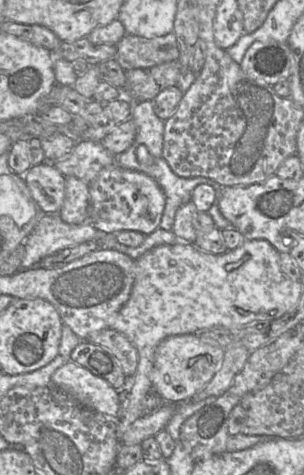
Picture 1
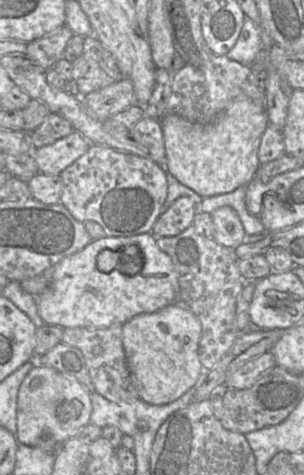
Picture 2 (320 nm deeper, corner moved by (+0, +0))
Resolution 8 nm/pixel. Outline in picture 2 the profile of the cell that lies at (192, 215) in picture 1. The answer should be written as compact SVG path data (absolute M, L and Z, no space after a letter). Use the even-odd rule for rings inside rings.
M193 224L178 235L156 237L156 243L170 256L177 272L180 299L175 303L184 305L201 322L202 337L198 355L203 368L211 370L239 337L236 305L246 283L239 271L240 259L234 249L198 234Z

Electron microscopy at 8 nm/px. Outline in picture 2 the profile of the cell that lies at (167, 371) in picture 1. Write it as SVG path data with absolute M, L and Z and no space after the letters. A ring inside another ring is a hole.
M172 303L155 312L140 313L123 324L122 343L131 380L146 403L162 405L173 402L197 381L202 364L198 355L202 326L184 305Z

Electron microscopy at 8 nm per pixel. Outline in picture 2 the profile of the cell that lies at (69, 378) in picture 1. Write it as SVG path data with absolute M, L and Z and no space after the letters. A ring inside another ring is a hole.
M36 364L19 387L16 439L20 444L37 446L43 438L51 437L61 445L89 423L91 412L90 394L75 377Z

